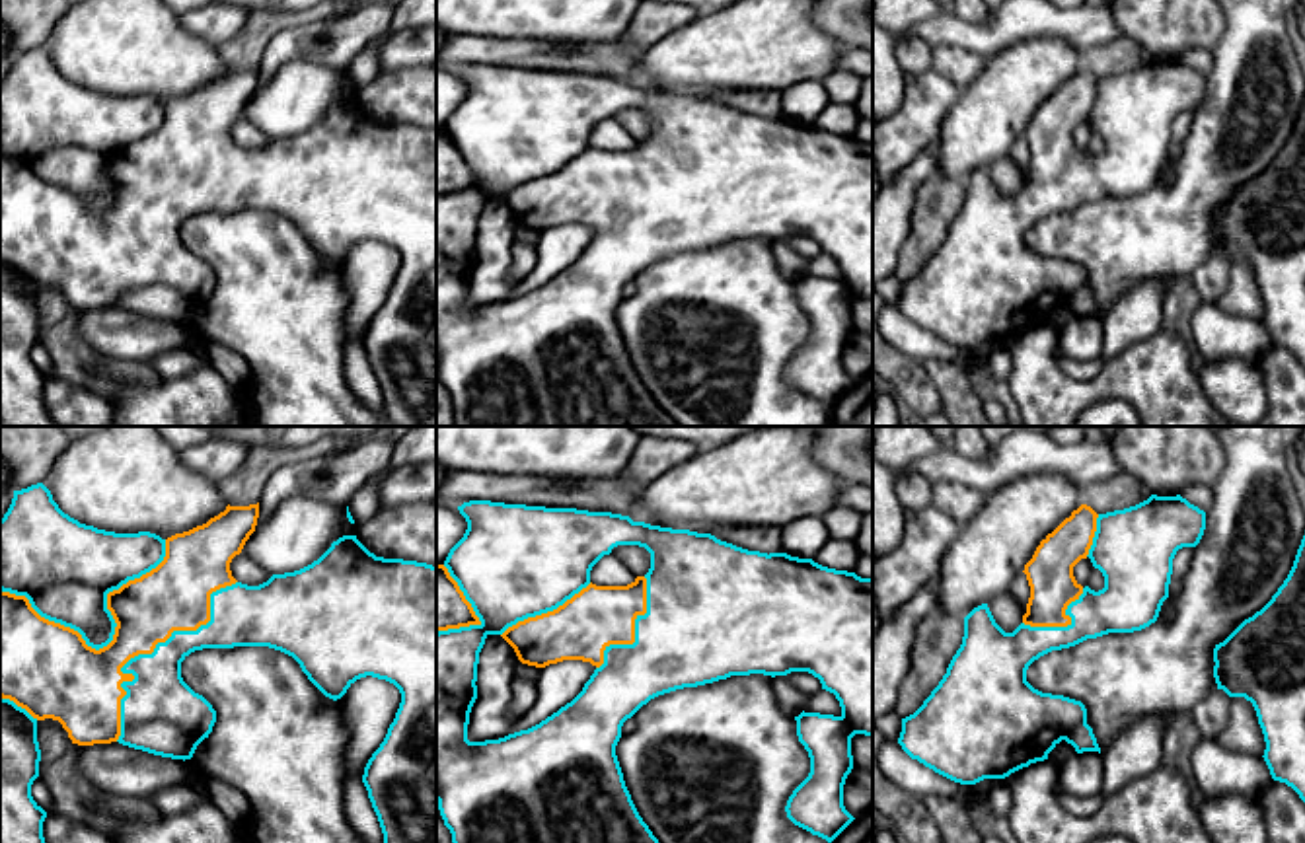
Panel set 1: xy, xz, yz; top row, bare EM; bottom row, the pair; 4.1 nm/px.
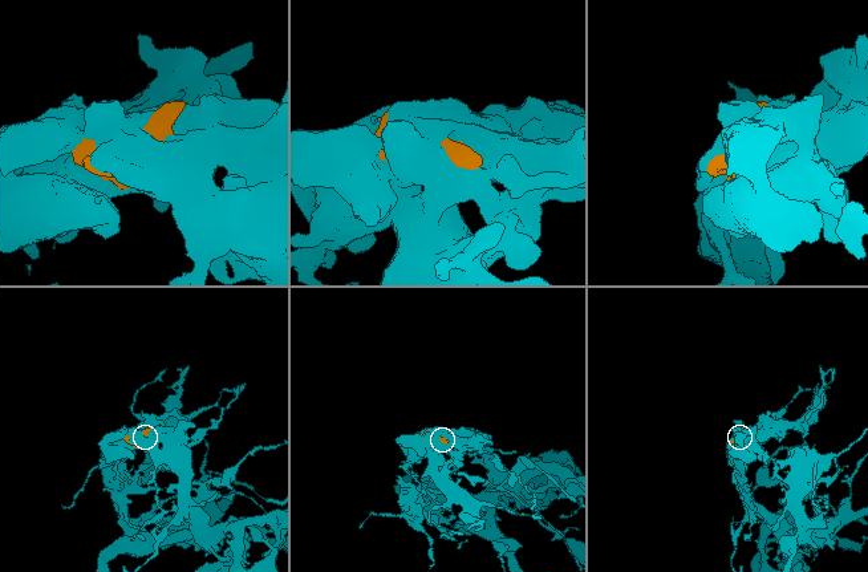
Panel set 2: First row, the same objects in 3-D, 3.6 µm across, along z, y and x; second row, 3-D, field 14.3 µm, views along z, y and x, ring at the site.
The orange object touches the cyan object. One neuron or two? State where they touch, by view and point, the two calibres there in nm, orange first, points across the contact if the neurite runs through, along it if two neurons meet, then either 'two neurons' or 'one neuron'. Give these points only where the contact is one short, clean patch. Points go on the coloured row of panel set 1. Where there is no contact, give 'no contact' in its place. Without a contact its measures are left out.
meets orange in xy at (113, 637); 340 nm thick on the orange side, 280 nm on the other; one neuron

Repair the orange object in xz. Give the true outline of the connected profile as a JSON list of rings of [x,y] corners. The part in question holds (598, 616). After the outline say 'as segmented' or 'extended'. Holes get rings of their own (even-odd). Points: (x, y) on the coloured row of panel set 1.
[[[469,500],[458,506],[467,522],[464,537],[450,549],[446,561],[436,565],[436,802],[444,825],[452,833],[452,843],[658,843],[649,825],[639,816],[631,794],[625,787],[623,773],[615,755],[615,746],[621,738],[621,726],[651,699],[684,689],[727,679],[730,676],[787,676],[791,672],[808,672],[820,679],[822,689],[836,695],[841,715],[801,713],[797,720],[797,736],[810,757],[808,777],[793,790],[787,800],[787,818],[832,843],[855,818],[843,806],[843,785],[853,769],[851,738],[855,734],[873,736],[873,578],[861,578],[855,572],[836,570],[799,559],[787,553],[760,553],[721,541],[711,533],[690,530],[672,530],[633,522],[629,516],[612,512],[588,512],[577,508],[545,508],[526,504],[504,504],[491,500]],[[617,545],[639,545],[651,553],[651,568],[645,576],[637,576],[627,586],[596,586],[590,582],[592,567],[610,555]],[[489,635],[501,635],[516,652],[518,660],[528,666],[545,668],[563,660],[590,662],[596,670],[584,683],[582,691],[557,713],[540,724],[508,734],[499,740],[469,742],[467,724],[469,713],[477,699],[477,664],[479,652]]]; extended

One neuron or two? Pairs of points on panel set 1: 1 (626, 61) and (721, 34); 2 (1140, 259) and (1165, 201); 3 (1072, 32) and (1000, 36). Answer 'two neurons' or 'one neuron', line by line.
1: two neurons
2: one neuron
3: one neuron

